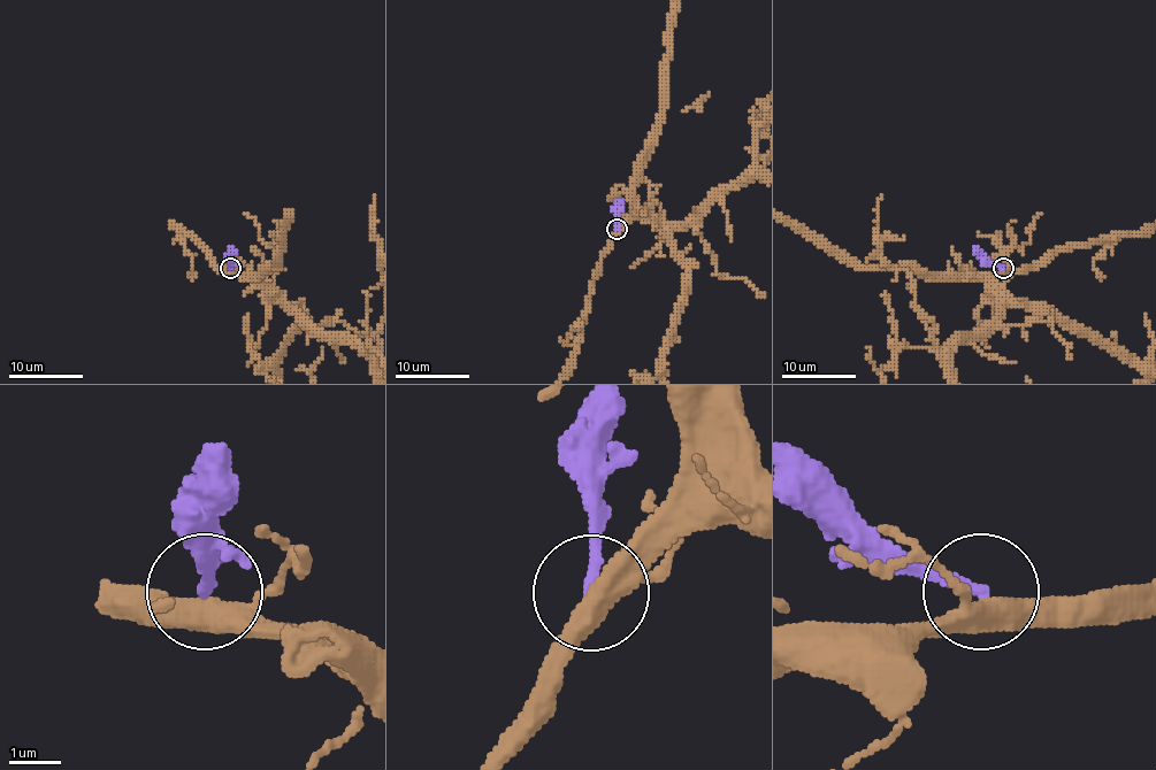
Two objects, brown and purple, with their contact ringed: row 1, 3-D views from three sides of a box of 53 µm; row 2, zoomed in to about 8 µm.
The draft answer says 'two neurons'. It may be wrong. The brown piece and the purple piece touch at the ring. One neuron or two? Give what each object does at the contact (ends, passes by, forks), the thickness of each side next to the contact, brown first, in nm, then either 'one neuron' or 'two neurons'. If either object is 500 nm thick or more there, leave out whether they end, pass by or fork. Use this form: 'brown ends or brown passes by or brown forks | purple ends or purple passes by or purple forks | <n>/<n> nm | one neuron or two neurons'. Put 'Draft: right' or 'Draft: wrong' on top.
Draft: right
brown forks | purple ends | 380/240 nm | two neurons

